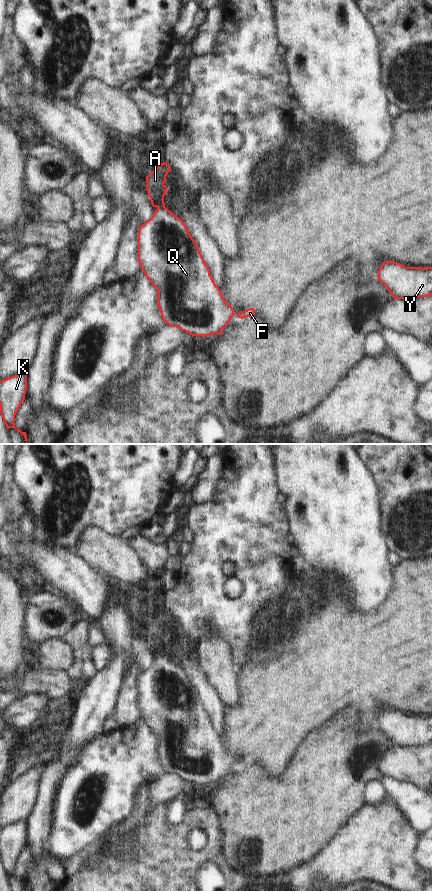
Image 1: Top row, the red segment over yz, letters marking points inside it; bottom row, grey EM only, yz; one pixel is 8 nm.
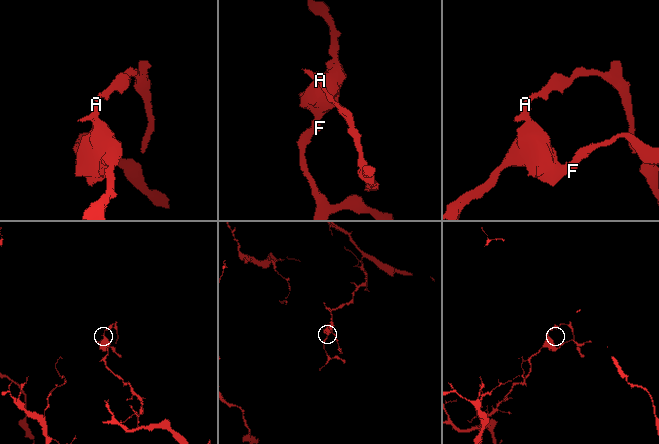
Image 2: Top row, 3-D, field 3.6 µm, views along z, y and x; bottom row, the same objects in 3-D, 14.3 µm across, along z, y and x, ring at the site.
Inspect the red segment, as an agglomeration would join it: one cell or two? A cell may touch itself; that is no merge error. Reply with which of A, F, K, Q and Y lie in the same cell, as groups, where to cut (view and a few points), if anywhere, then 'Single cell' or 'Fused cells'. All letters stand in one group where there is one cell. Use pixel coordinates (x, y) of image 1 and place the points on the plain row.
Groups: A / F K Q Y. Split along yz (164, 654), (158, 656). Fused cells.

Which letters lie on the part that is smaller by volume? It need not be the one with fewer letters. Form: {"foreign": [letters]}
{"foreign": ["A"]}

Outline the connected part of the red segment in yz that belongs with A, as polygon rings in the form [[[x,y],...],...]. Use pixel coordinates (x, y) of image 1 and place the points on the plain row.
[[[163,610],[146,624],[146,638],[153,655],[165,655],[164,644],[168,635],[166,635],[164,631],[170,618],[170,613]]]

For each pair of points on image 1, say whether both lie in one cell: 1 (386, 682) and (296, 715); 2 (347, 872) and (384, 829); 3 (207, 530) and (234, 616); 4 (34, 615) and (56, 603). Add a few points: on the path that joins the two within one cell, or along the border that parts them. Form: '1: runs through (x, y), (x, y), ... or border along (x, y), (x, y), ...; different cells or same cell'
1: runs through (364, 682), (329, 682), (318, 693); same cell
2: runs through (352, 861), (373, 840); same cell
3: runs through (207, 551), (207, 589), (213, 595); same cell
4: runs through (39, 613), (51, 607); same cell

